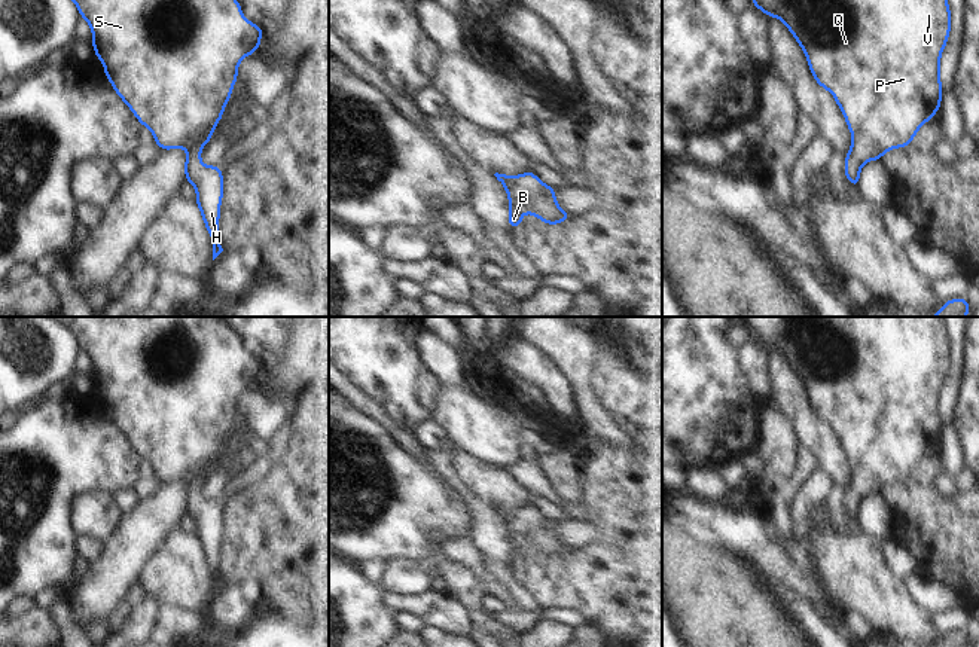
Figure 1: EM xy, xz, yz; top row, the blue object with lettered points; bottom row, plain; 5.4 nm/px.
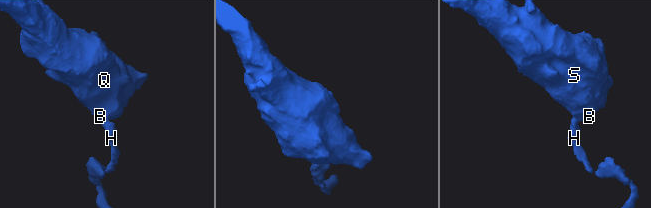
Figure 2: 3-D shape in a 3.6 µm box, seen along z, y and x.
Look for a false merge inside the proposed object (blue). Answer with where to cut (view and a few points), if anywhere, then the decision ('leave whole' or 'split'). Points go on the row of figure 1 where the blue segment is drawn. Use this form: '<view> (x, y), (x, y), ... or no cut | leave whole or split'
no cut | leave whole

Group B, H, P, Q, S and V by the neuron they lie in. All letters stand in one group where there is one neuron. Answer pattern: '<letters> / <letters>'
B H P Q S V

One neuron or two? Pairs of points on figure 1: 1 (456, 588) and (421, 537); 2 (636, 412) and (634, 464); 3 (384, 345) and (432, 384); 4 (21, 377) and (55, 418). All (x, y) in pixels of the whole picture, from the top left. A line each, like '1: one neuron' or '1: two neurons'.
1: two neurons
2: two neurons
3: one neuron
4: two neurons

